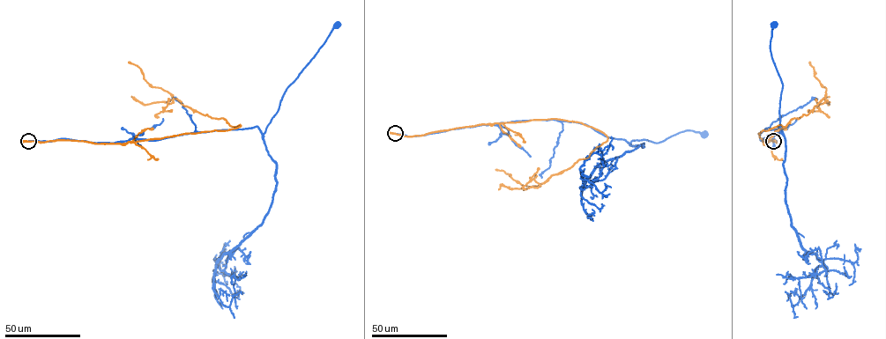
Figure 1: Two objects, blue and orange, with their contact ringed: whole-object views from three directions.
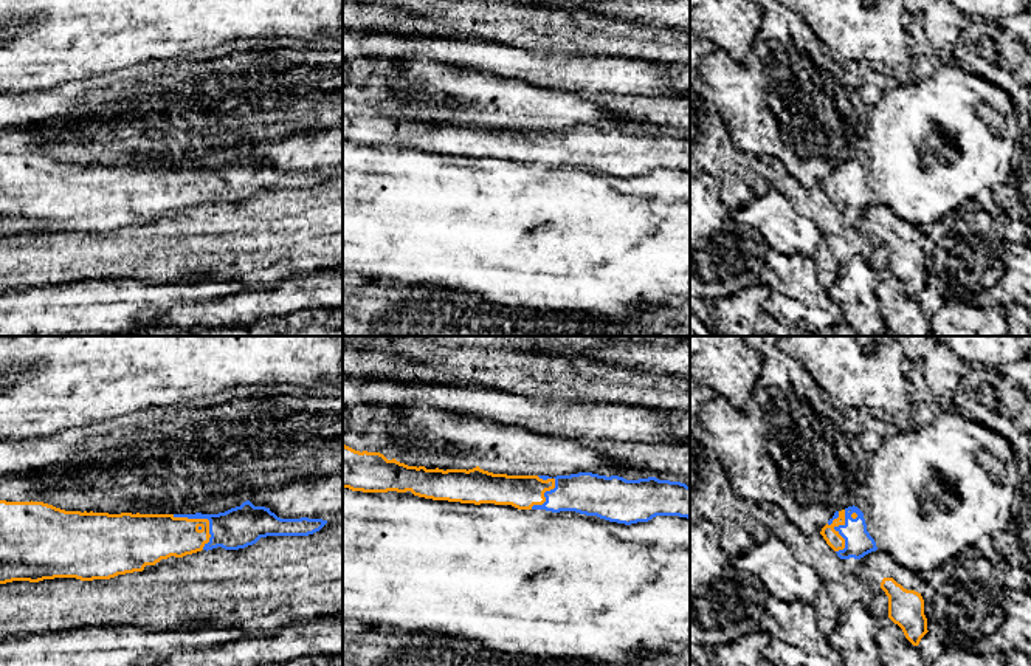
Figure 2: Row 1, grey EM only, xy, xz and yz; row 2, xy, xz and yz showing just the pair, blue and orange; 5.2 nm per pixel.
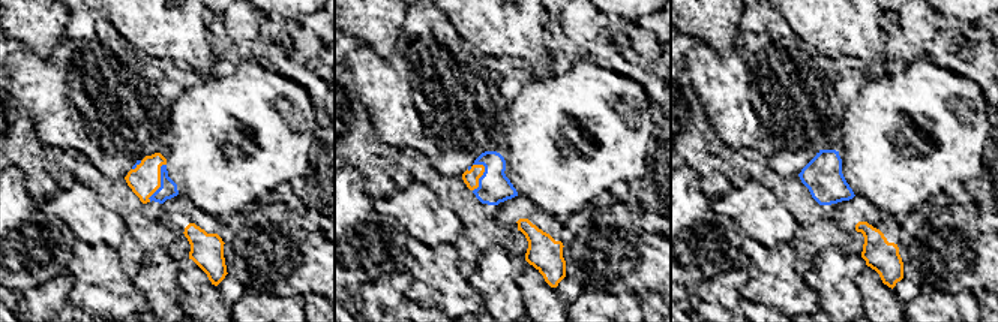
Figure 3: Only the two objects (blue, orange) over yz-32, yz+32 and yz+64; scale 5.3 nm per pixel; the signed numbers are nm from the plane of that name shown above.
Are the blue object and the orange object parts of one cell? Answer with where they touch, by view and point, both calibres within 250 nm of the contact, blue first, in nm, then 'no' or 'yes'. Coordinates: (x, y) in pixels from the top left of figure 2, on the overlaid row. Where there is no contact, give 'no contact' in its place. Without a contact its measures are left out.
contact xy (205, 518); calibres 220 and 220 nm; no

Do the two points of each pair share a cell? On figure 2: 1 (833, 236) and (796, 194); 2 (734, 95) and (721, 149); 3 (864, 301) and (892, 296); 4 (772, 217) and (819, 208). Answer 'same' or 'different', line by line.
1: same
2: different
3: different
4: different

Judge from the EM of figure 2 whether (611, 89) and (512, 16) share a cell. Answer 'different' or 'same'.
different

